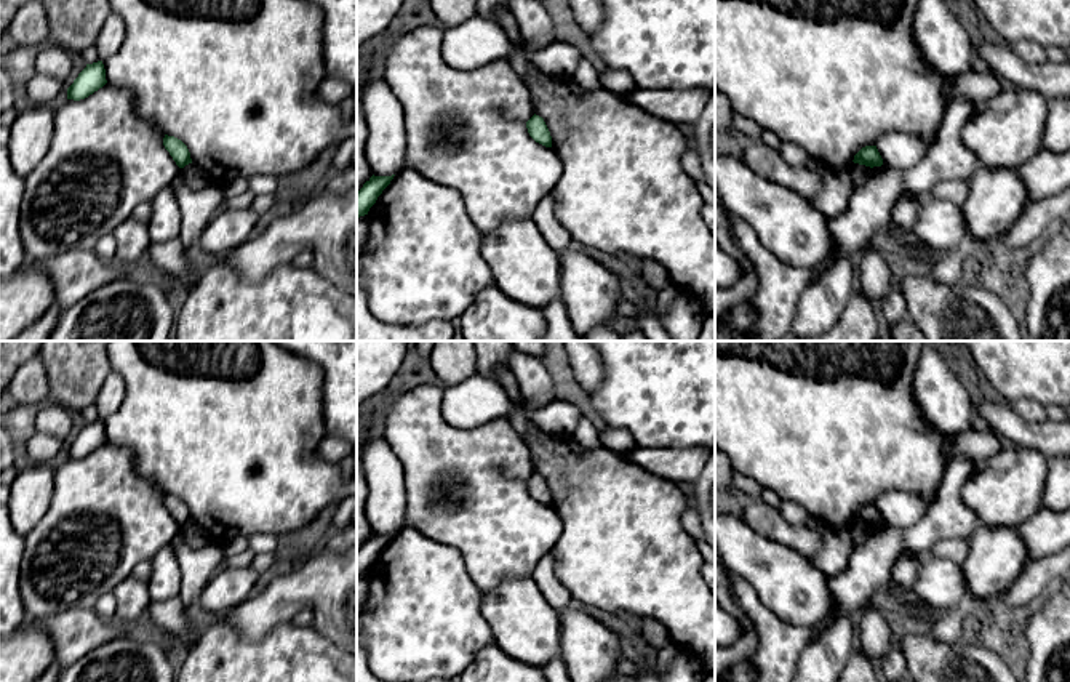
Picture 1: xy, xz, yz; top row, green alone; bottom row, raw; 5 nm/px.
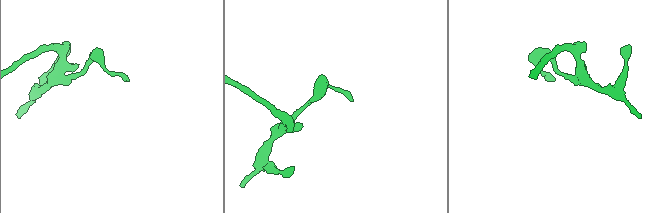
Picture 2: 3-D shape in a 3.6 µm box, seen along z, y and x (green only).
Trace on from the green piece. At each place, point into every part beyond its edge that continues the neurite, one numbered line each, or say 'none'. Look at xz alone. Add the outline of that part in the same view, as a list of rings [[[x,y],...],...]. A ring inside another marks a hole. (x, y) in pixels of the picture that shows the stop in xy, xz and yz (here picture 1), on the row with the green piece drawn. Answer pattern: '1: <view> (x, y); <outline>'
none

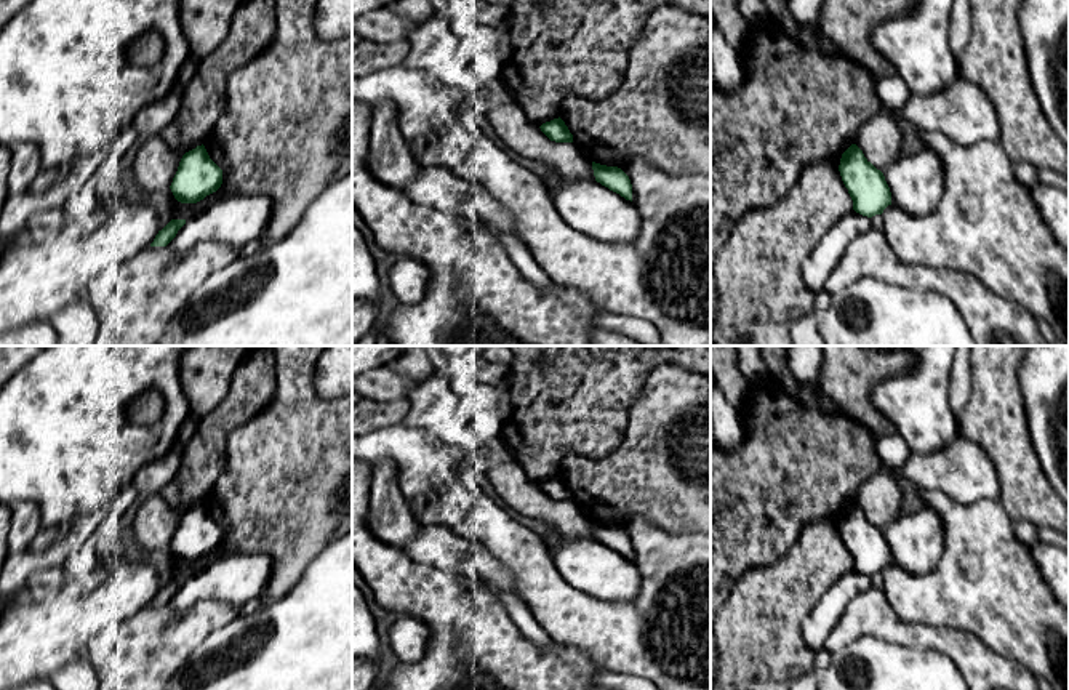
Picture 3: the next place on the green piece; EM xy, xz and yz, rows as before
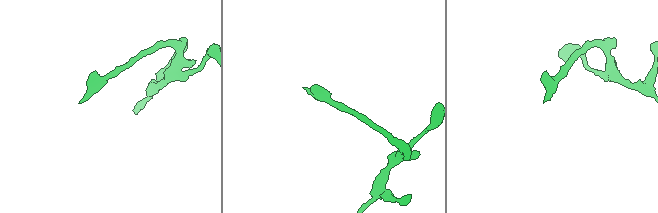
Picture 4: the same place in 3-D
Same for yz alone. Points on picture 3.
none

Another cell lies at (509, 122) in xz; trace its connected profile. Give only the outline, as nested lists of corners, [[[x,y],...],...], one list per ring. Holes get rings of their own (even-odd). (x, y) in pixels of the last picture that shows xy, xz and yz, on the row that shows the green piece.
[[[517,102],[491,109],[486,118],[504,144],[520,157],[543,162],[560,178],[595,179],[592,160],[575,142],[551,141]]]

